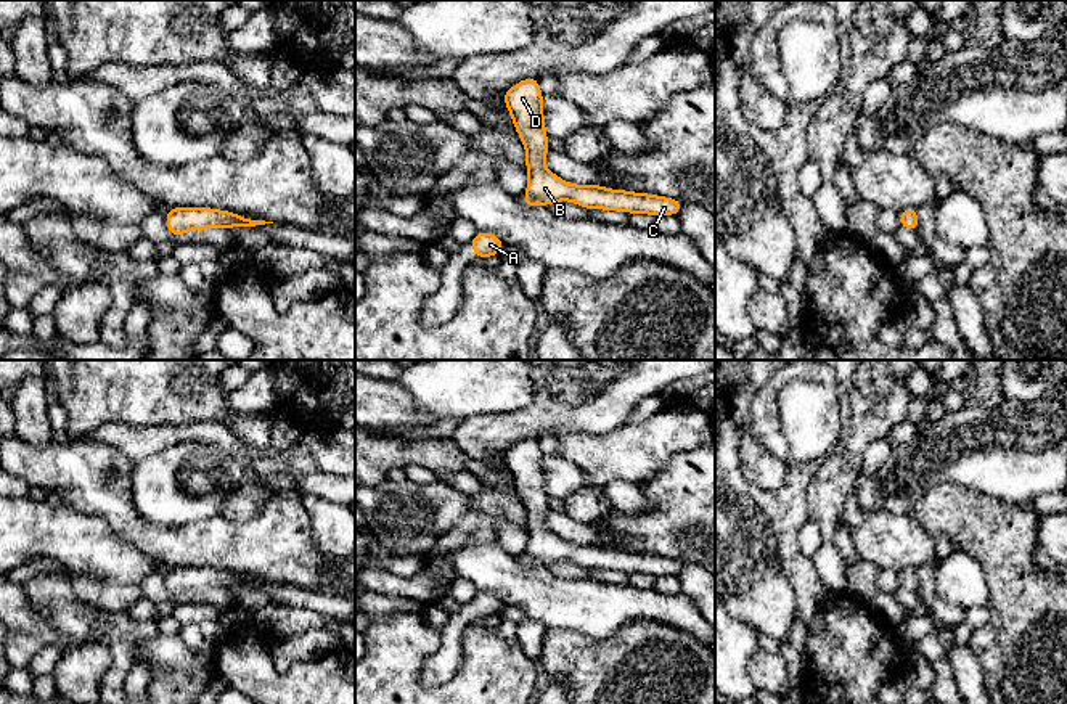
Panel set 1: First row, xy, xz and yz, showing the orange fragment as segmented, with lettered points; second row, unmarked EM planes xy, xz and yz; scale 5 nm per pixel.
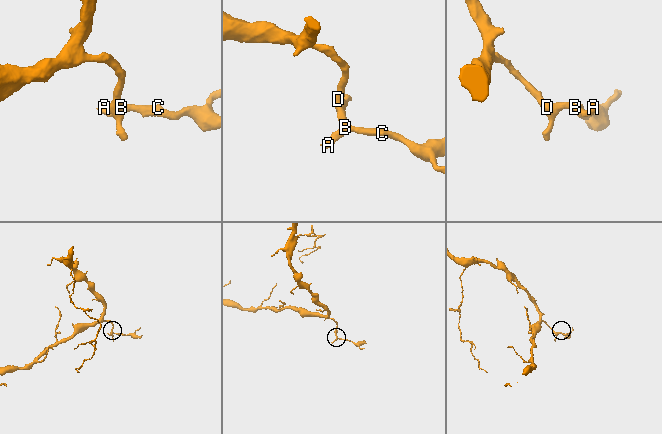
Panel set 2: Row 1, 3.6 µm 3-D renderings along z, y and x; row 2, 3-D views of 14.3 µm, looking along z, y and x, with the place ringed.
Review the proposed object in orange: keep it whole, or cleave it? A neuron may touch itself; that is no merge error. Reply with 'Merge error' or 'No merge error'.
No merge error

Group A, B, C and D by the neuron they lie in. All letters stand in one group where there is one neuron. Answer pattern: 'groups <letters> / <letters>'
groups A B C D

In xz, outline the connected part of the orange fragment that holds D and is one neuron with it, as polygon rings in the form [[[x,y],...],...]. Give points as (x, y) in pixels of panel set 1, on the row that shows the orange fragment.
[[[527,77],[517,82],[506,90],[503,100],[527,153],[529,183],[524,194],[527,209],[532,209],[535,204],[551,206],[558,201],[572,201],[588,211],[641,212],[654,217],[678,215],[683,201],[648,193],[611,190],[601,185],[574,185],[548,170],[545,167],[545,154],[550,148],[538,79]]]

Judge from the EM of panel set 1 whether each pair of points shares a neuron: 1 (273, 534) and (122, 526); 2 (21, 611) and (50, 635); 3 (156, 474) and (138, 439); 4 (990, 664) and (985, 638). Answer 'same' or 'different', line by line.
1: same
2: same
3: different
4: same

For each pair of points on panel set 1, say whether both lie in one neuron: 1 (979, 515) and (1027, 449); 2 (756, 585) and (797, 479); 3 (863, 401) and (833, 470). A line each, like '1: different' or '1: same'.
1: different
2: different
3: same

